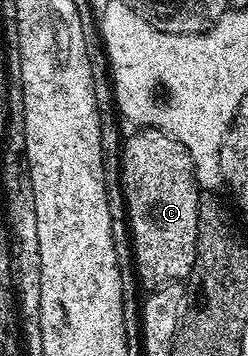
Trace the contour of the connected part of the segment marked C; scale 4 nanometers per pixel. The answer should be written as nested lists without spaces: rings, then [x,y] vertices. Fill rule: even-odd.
[[[144,127],[132,132],[131,136],[127,135],[122,140],[120,181],[123,182],[124,201],[127,202],[131,247],[135,252],[134,273],[142,286],[144,283],[147,289],[154,289],[186,280],[186,275],[194,272],[201,188],[195,180],[193,157],[189,157],[189,149],[185,149],[181,141],[158,131],[156,127]]]

